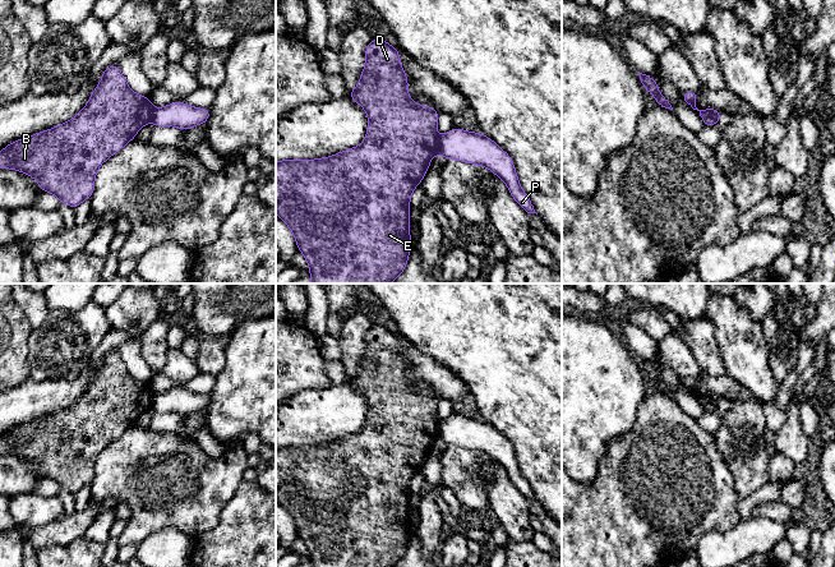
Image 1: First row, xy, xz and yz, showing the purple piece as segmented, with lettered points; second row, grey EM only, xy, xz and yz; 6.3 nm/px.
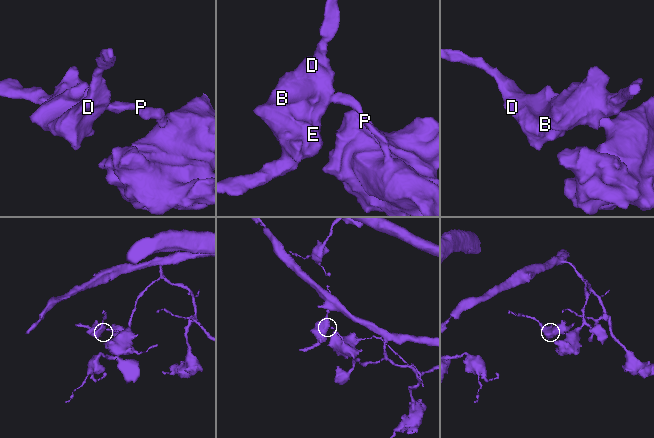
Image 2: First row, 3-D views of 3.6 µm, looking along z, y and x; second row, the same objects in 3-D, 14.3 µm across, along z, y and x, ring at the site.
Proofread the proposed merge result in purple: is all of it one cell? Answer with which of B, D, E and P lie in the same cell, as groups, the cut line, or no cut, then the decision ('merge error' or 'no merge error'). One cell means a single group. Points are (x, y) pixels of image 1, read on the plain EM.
B D E / P | xz (439, 424), (437, 438) | merge error

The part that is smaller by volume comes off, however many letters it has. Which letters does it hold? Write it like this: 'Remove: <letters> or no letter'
Remove: B, D, E

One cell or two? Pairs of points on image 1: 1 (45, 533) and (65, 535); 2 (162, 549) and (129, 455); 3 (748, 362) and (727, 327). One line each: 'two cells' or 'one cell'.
1: one cell
2: two cells
3: one cell

